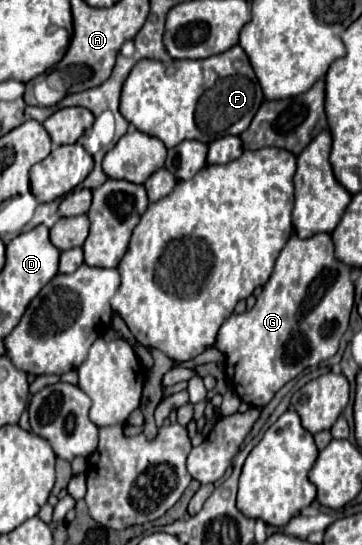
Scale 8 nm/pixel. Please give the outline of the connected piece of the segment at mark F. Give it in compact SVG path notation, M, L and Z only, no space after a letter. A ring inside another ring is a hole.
M241 46L207 60L173 60L171 66L159 60L139 60L127 76L119 110L139 132L159 138L167 148L183 140L213 142L217 136L239 136L251 124L263 102L257 76Z

